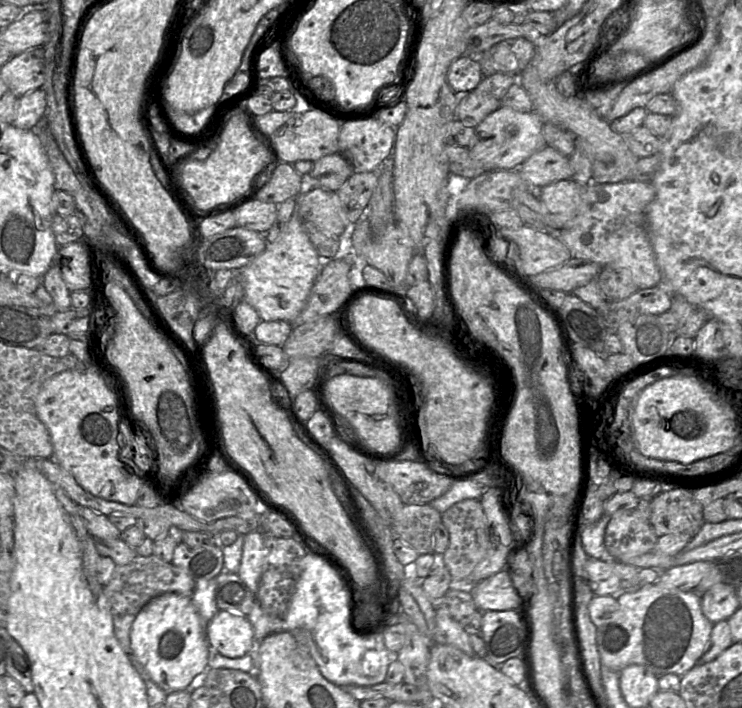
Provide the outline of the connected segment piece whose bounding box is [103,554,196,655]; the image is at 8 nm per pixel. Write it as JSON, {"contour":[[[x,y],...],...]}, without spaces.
{"contour":[[[152,554],[136,557],[126,565],[116,565],[111,580],[104,586],[103,591],[109,604],[112,615],[114,634],[126,655],[134,655],[130,630],[136,615],[153,598],[168,592],[186,597],[192,597],[195,588],[195,579],[186,570],[168,563]]]}

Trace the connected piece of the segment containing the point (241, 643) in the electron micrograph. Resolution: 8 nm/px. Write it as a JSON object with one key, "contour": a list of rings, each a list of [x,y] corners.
{"contour":[[[219,610],[206,627],[210,647],[228,658],[248,654],[255,646],[255,633],[249,619],[242,614]]]}

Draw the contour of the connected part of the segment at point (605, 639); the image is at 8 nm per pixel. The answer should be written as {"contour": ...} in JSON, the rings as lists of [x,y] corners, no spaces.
{"contour":[[[654,583],[636,591],[620,592],[617,594],[617,601],[618,610],[596,631],[597,650],[604,667],[620,673],[627,666],[642,665],[660,678],[666,674],[682,677],[699,663],[714,625],[703,614],[702,596],[696,590],[668,589]]]}

